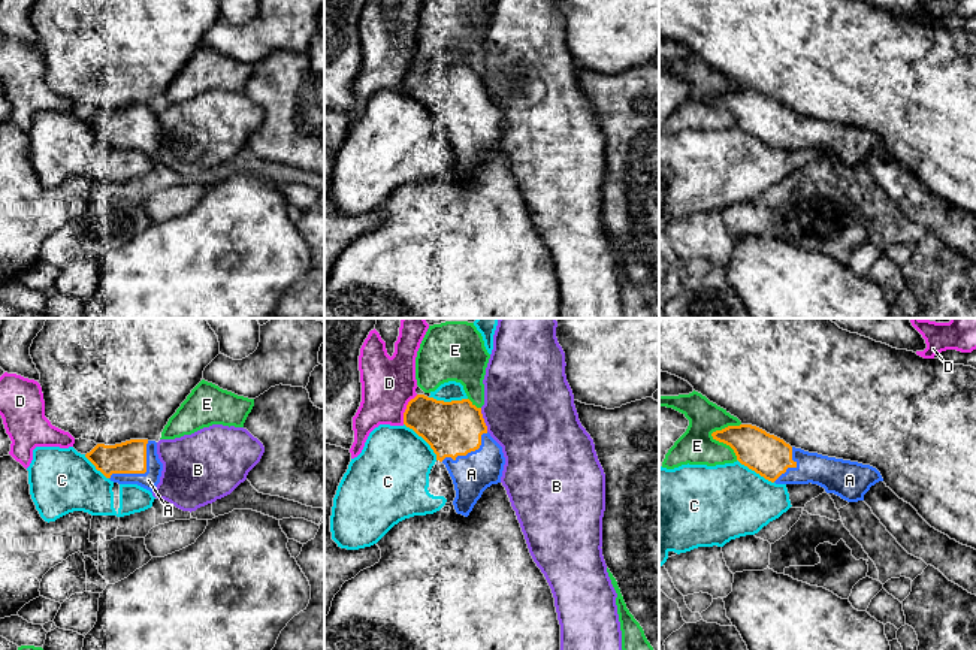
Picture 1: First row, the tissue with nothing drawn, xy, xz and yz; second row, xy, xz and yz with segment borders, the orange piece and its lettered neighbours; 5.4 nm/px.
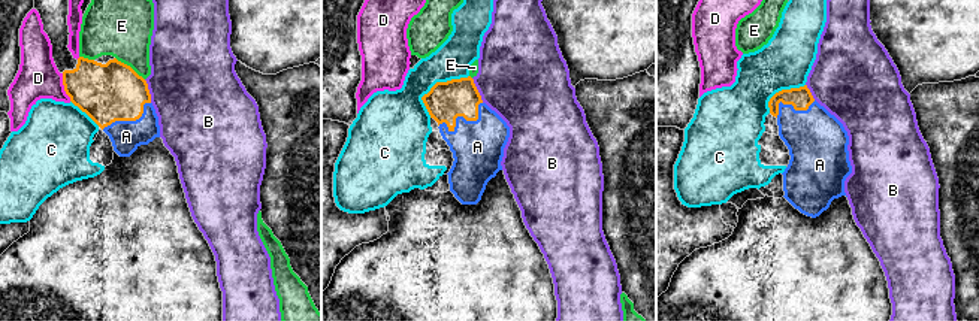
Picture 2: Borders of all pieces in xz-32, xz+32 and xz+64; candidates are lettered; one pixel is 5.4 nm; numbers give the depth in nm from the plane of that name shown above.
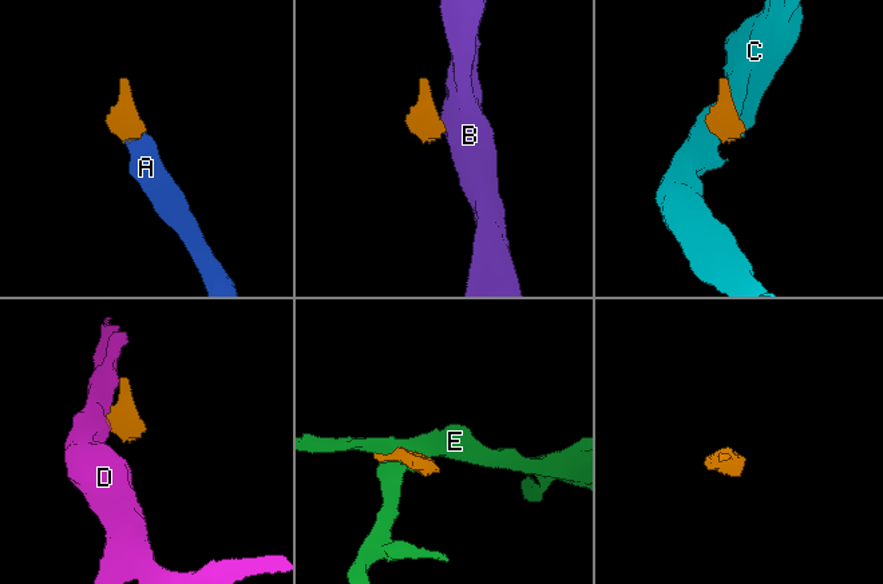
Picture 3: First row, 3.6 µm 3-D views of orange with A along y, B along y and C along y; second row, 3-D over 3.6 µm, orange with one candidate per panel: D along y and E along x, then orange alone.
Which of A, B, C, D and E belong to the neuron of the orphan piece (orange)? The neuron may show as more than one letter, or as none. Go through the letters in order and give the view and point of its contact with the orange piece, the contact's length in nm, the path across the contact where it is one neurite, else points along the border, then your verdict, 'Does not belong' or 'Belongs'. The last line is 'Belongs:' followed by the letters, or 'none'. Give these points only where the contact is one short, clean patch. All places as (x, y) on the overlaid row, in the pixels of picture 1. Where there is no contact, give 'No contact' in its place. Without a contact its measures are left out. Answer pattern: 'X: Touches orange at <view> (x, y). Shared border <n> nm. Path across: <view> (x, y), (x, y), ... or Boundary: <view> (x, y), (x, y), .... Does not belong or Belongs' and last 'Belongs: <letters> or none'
A: Touches orange at xy (141, 472). Shared border 300 nm. Belongs
B: Touches orange at xz (483, 420). Shared border 130 nm. Boundary: xz (480, 408), (488, 431). Does not belong
C: Touches orange at xz (423, 438). Shared border 260 nm. Does not belong
D: Touches orange at xz (407, 408). Shared border 180 nm. Boundary: xz (417, 395), (408, 402), (402, 423). Does not belong
E: Touches orange at yz (725, 443). Shared border 200 nm. Does not belong
Belongs: A

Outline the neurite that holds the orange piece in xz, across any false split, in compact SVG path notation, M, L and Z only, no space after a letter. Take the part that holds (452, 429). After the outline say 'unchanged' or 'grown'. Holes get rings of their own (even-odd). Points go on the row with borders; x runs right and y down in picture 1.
M417 394L407 405L404 424L421 436L436 454L436 460L445 465L456 490L453 505L457 514L468 517L483 492L501 483L505 465L502 447L487 432L481 408L469 399L444 402Z | grown

